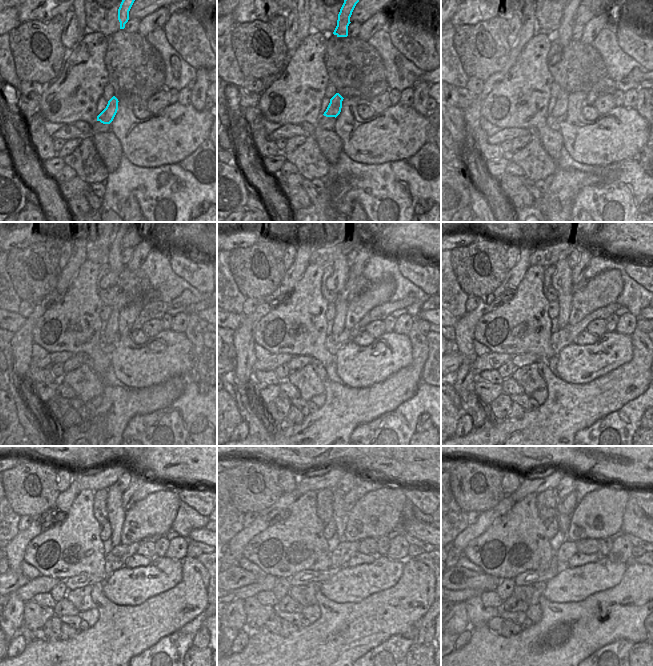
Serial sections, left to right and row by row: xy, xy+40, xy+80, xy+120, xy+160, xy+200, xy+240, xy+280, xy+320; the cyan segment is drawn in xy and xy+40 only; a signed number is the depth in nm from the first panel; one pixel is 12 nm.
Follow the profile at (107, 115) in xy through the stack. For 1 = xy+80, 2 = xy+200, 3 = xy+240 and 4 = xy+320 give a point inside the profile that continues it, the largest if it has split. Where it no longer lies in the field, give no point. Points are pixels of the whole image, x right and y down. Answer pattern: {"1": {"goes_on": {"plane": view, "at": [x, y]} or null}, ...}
{"1": {"goes_on": {"plane": "xy+80", "at": [561, 105]}}, "2": {"goes_on": {"plane": "xy+200", "at": [562, 279]}}, "3": {"goes_on": {"plane": "xy+240", "at": [116, 513]}}, "4": {"goes_on": {"plane": "xy+320", "at": [563, 518]}}}

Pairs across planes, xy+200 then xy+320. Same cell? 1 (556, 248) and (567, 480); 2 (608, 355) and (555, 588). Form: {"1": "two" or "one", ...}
{"1": "two", "2": "one"}

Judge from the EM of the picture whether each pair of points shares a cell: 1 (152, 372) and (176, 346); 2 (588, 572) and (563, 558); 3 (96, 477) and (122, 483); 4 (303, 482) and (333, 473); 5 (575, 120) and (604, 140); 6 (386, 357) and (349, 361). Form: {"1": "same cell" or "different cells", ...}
{"1": "same cell", "2": "different cells", "3": "different cells", "4": "same cell", "5": "same cell", "6": "same cell"}

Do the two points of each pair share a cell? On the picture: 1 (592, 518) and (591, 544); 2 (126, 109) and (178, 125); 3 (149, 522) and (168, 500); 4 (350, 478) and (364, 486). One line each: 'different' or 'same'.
1: different
2: same
3: same
4: different

